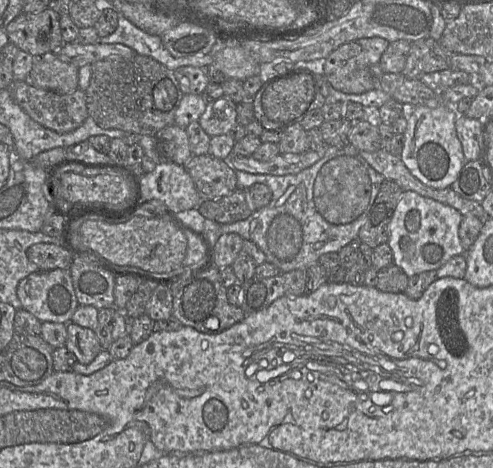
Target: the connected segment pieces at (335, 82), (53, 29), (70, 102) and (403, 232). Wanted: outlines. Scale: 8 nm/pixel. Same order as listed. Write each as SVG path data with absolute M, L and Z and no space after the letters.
M356 41L342 44L323 60L324 76L336 90L361 94L379 87L383 75L380 65L370 66L362 47Z
M49 7L39 13L21 13L7 26L7 35L9 42L33 57L56 52L64 44L60 16Z
M13 82L9 88L12 99L37 123L59 134L74 131L88 118L86 93L77 89L73 93L58 94L39 89L27 82Z
M404 191L390 222L388 244L393 252L393 262L408 277L425 271L437 271L456 255L465 254L459 237L463 215L441 202L421 196L414 191Z

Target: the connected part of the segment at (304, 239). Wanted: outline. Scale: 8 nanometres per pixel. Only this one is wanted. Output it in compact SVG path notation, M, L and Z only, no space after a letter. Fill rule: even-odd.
M350 144L345 146L333 146L325 147L325 155L318 160L312 166L302 170L297 174L284 175L284 176L275 176L269 174L251 174L243 171L236 171L237 176L237 189L248 189L256 183L262 183L267 185L272 191L272 199L270 203L260 208L254 212L245 220L222 224L221 225L221 234L235 233L241 236L244 240L249 240L255 243L259 249L264 253L266 261L274 264L281 272L289 272L296 269L307 270L310 266L317 264L321 255L329 252L339 252L339 250L345 245L349 244L352 241L358 241L358 233L366 219L366 216L375 201L381 184L384 182L385 178L373 169L360 155L360 151L357 150Z

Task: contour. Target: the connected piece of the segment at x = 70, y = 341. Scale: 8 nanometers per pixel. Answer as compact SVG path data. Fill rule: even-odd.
M73 322L67 324L65 346L76 356L79 363L89 364L102 350L95 332Z

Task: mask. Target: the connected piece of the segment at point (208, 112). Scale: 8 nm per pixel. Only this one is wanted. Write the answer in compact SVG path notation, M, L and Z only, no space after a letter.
M223 95L213 102L208 102L198 122L210 137L228 134L237 124L236 106L236 103Z

